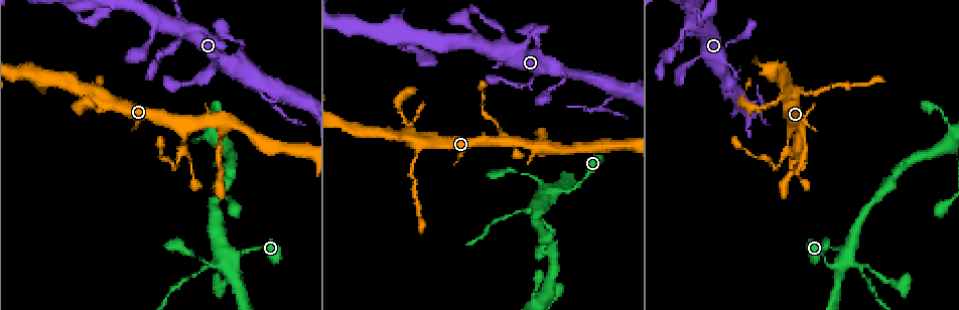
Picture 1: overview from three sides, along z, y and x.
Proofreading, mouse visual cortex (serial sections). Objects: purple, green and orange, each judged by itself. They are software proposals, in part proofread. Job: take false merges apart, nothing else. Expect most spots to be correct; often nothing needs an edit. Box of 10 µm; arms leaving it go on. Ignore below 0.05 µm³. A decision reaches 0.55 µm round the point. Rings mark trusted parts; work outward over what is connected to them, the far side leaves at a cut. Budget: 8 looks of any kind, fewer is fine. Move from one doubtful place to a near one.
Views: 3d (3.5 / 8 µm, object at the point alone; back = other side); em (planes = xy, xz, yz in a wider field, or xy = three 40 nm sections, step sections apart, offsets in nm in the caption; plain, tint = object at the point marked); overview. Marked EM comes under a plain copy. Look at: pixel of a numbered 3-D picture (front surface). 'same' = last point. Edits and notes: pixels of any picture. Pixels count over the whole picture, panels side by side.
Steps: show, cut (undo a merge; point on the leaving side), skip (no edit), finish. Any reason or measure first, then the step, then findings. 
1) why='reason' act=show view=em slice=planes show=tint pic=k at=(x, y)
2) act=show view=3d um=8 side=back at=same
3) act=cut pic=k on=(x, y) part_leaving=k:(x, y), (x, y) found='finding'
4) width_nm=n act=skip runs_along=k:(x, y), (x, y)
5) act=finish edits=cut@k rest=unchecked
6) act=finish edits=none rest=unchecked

why='abrupt turn' act=show view=3d um=3.5 side=back pic=1 at=(719, 63)

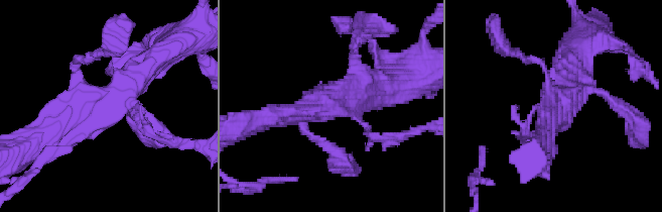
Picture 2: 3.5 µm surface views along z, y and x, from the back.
arms=4 arm_widths_nm=100,100,300,450 why='shape alone is not enough' act=show view=em slice=xy step=5 show=tint pic=2 at=(557, 104)

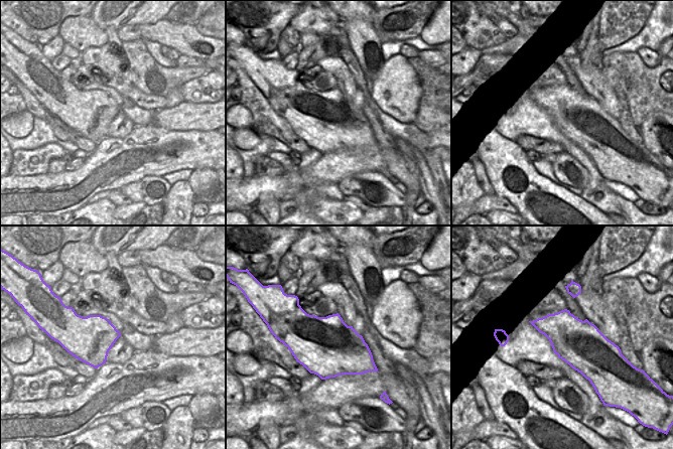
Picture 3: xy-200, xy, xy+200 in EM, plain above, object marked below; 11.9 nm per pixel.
act=skip found='one cell here'

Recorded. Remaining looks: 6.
why='abrupt turn' act=show view=3d um=3.5 pic=1 at=(76, 108)

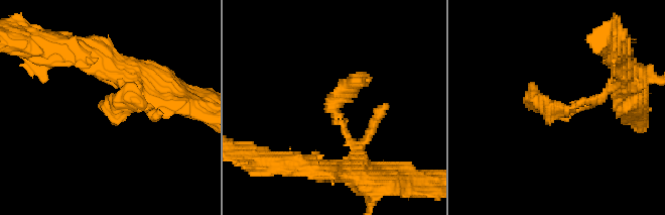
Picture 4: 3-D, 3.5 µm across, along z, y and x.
why='now the EM' act=show view=em slice=xy step=1 show=tint pic=4 at=(342, 122)

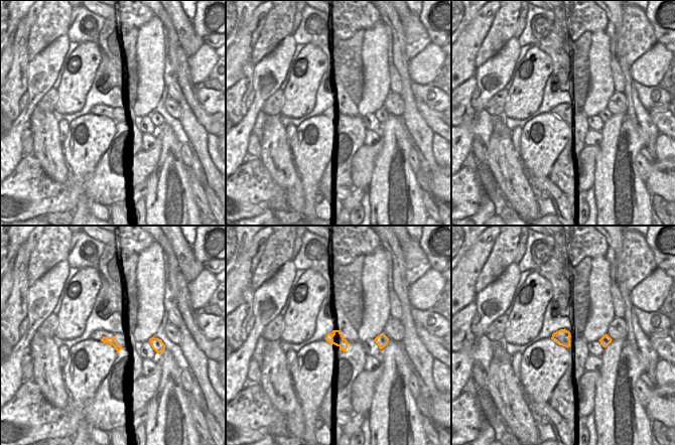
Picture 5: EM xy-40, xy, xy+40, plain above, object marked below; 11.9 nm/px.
act=skip runs_along=4:(627, 77), (570, 110), (531, 101) found='one cell here'

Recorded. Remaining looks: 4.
why='thin arm on a thick one' act=show view=3d um=3.5 pic=1 at=(177, 124)

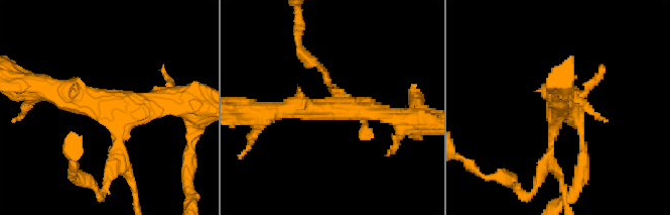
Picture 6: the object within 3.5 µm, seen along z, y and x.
arms=3 arm_widths_nm=100,250,300 act=show view=em slice=xy step=2 show=tint pic=6 at=(330, 108)

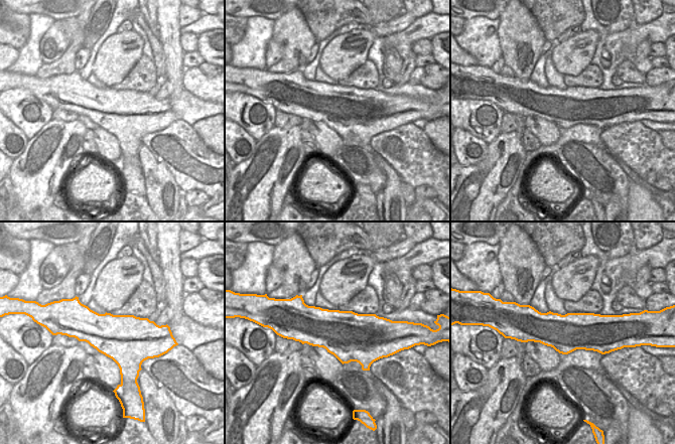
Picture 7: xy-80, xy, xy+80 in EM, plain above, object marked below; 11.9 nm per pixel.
act=skip runs_along=6:(40, 88), (105, 106), (173, 100) found='all the same cell'

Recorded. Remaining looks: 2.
why='thin arm on a thick one' act=show view=3d um=3.5 pic=1 at=(549, 192)

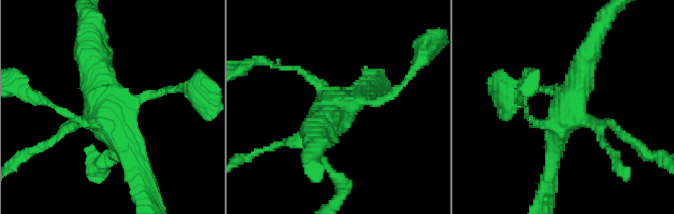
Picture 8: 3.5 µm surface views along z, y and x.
why='now the EM' act=show view=em slice=xy step=2 show=tint pic=8 at=(564, 103)

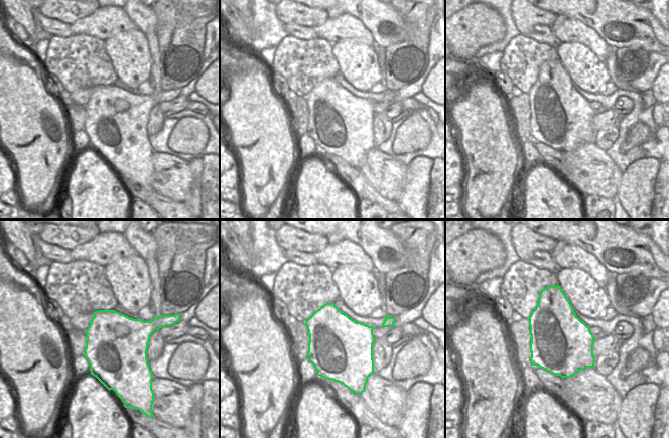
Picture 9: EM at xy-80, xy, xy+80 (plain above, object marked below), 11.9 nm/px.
act=skip runs_along=8:(399, 88), (341, 106), (318, 132) found='all the same cell'

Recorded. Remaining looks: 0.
act=finish edits=none rest=unchecked

